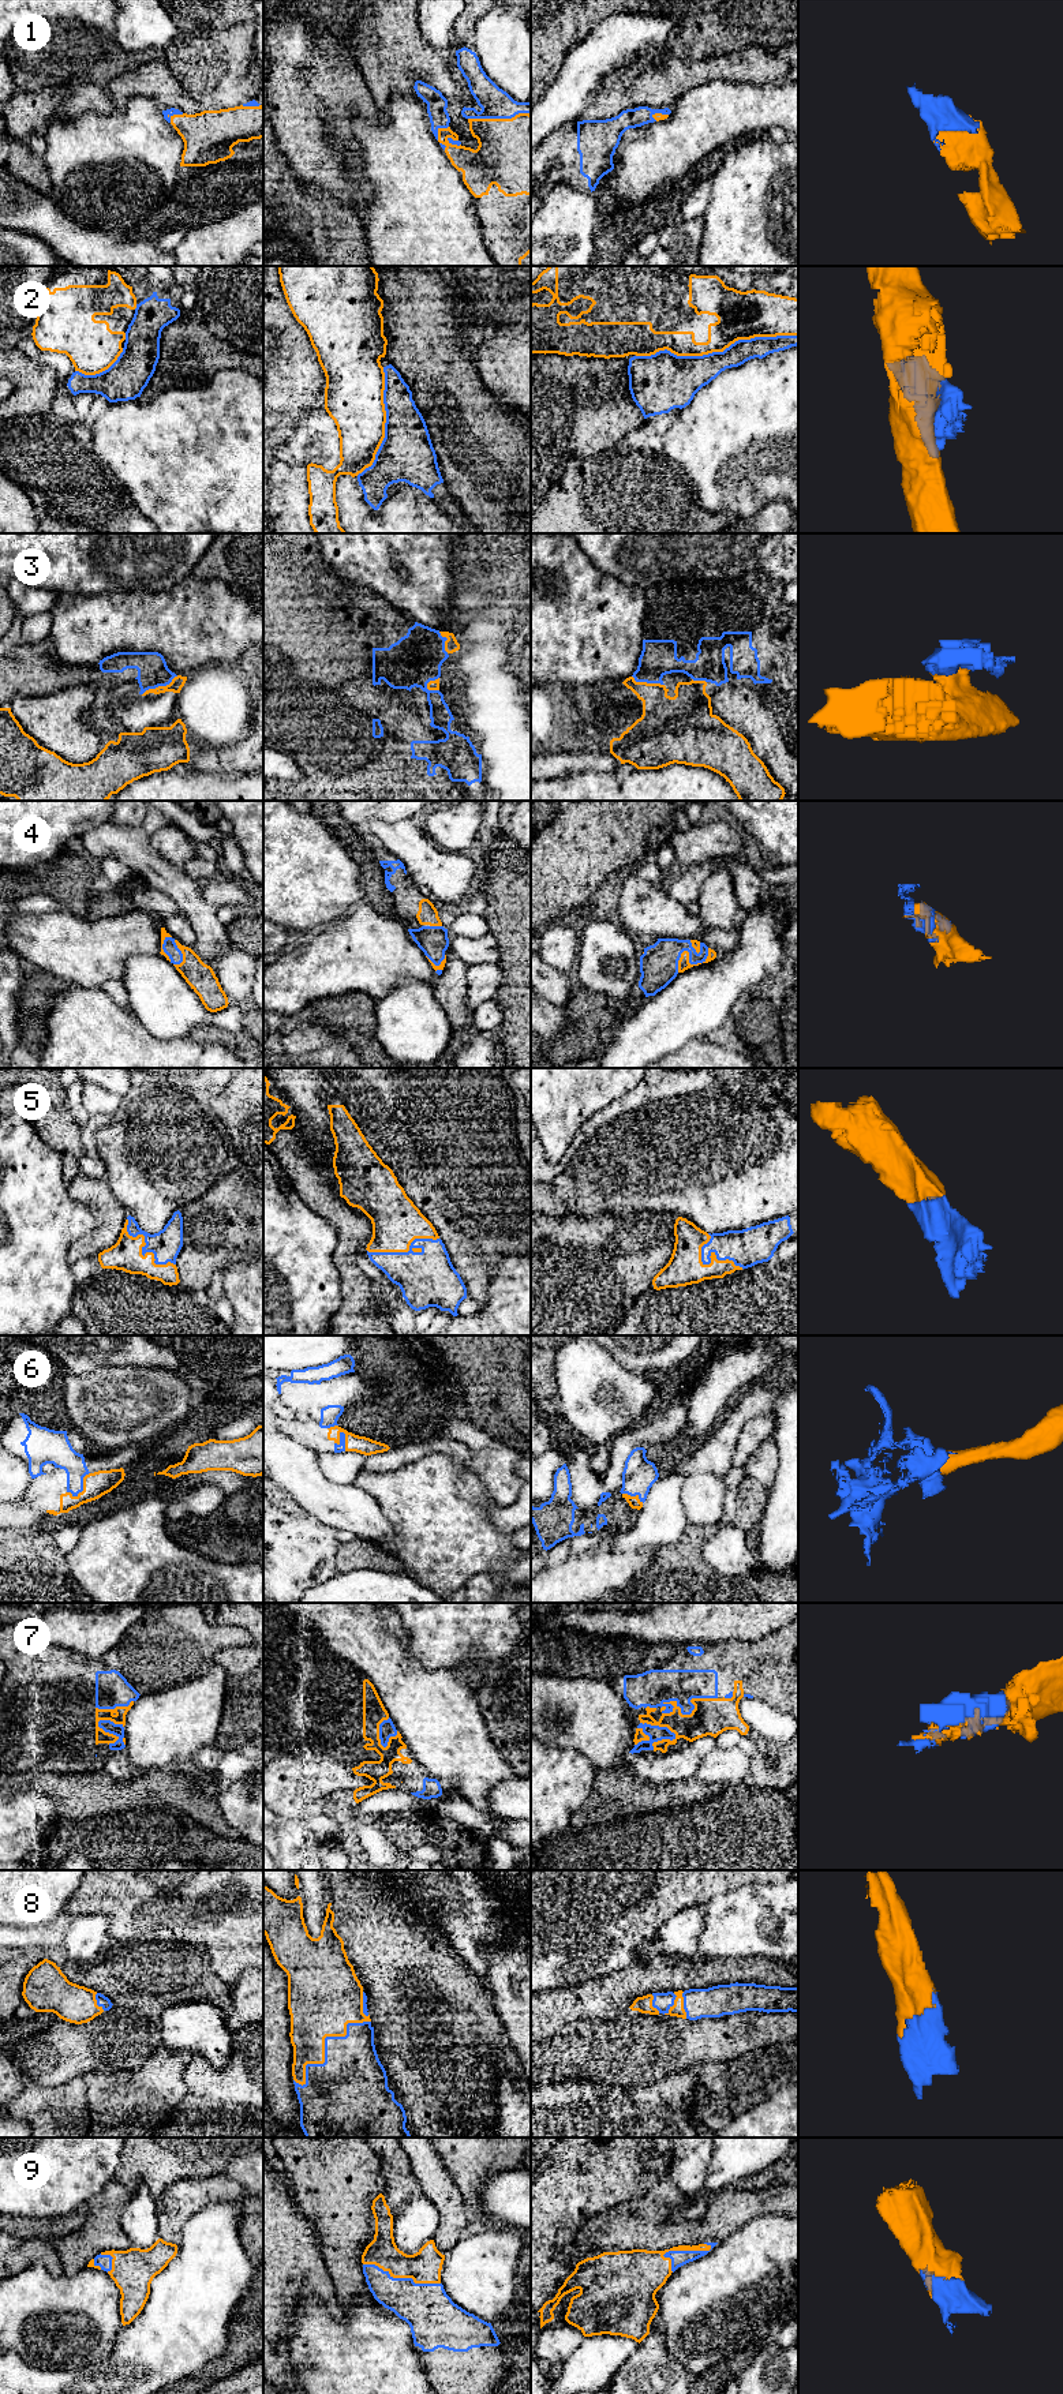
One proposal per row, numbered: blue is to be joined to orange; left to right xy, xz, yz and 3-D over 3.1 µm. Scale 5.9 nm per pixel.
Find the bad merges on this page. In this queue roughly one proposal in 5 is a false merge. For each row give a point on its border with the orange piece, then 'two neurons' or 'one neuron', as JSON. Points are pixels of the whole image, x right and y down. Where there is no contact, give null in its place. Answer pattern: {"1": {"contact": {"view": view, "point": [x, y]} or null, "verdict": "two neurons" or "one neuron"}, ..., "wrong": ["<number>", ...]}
{"1": {"contact": {"view": "xz", "point": [498, 119]}, "verdict": "one neuron"}, "2": {"contact": {"view": "yz", "point": [717, 351]}, "verdict": "two neurons"}, "3": {"contact": {"view": "xy", "point": [160, 686]}, "verdict": "two neurons"}, "4": {"contact": {"view": "yz", "point": [688, 958]}, "verdict": "one neuron"}, "5": {"contact": {"view": "xz", "point": [404, 1251]}, "verdict": "one neuron"}, "6": {"contact": {"view": "xz", "point": [345, 1441]}, "verdict": "two neurons"}, "7": {"contact": {"view": "yz", "point": [693, 1709]}, "verdict": "one neuron"}, "8": {"contact": {"view": "xz", "point": [324, 2046]}, "verdict": "one neuron"}, "9": {"contact": {"view": "xz", "point": [401, 2277]}, "verdict": "one neuron"}, "wrong": ["2", "3", "6"]}

